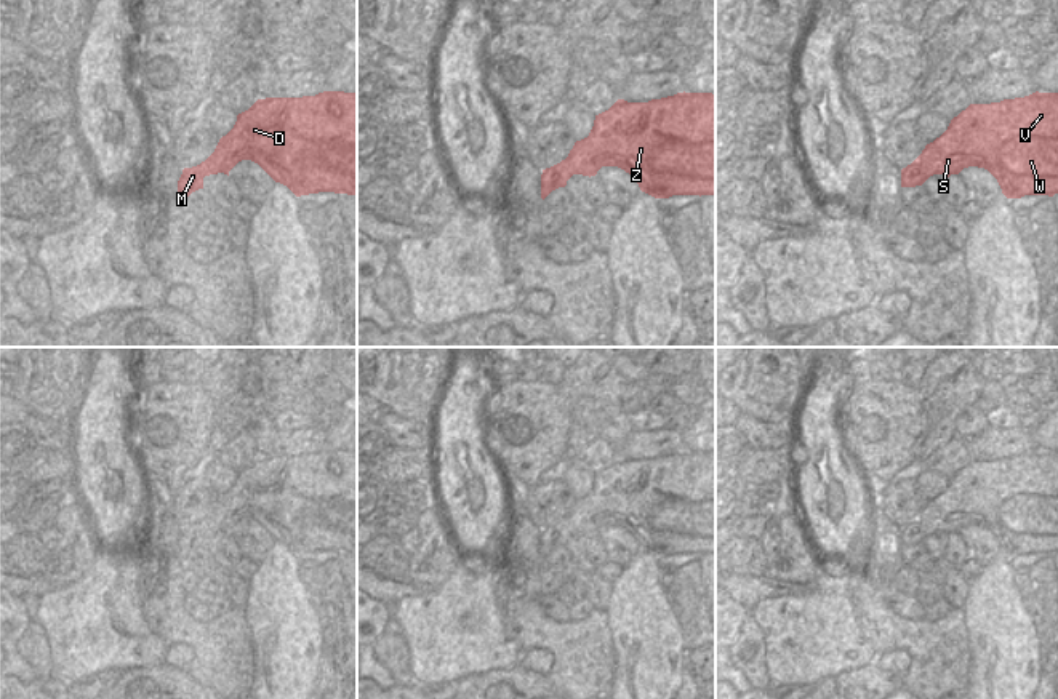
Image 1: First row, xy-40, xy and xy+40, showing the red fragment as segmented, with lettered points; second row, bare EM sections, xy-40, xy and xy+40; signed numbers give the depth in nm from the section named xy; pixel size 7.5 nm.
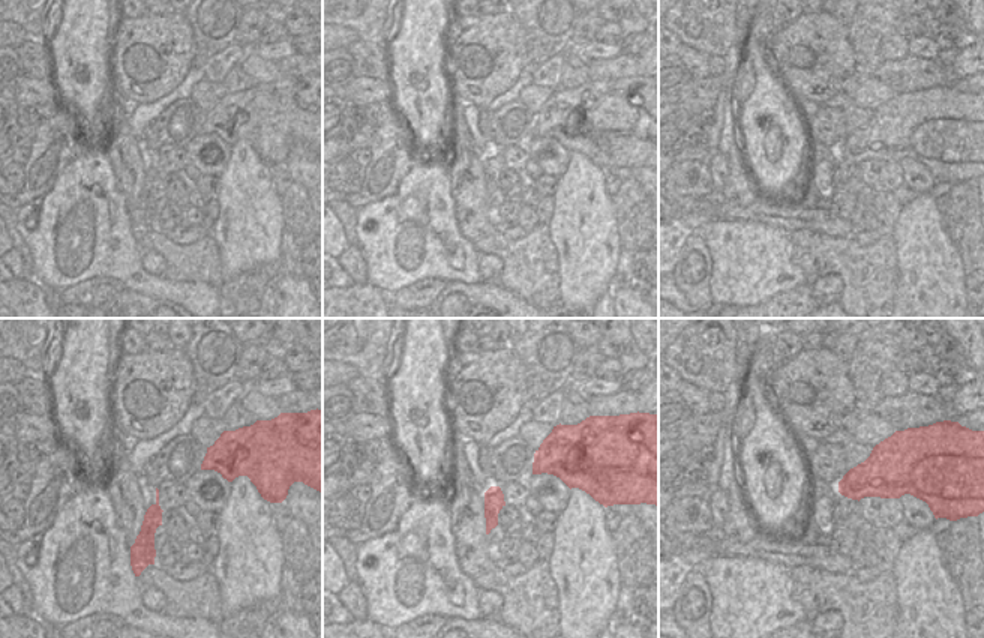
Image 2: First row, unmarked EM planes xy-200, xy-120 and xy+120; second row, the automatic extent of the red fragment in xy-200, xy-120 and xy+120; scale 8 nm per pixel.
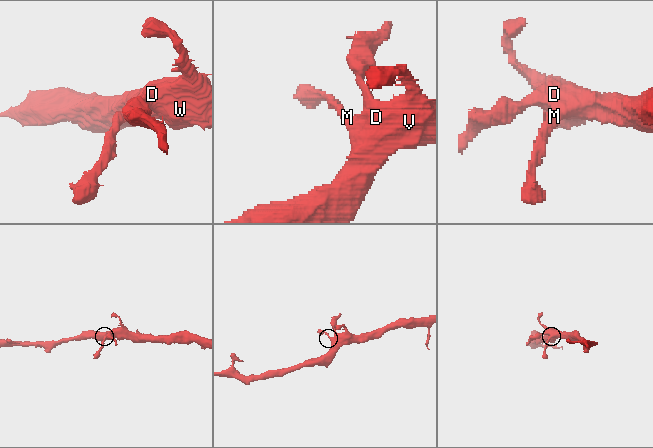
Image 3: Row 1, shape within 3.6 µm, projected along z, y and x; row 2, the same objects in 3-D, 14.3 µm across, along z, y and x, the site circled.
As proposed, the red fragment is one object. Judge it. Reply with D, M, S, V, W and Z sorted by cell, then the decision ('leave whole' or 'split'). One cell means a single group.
groups D M S V W Z; leave whole

